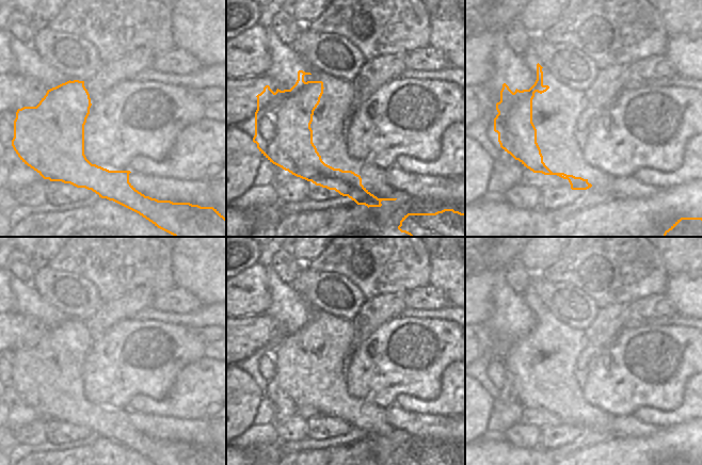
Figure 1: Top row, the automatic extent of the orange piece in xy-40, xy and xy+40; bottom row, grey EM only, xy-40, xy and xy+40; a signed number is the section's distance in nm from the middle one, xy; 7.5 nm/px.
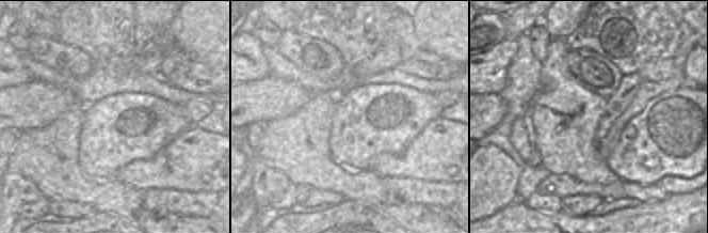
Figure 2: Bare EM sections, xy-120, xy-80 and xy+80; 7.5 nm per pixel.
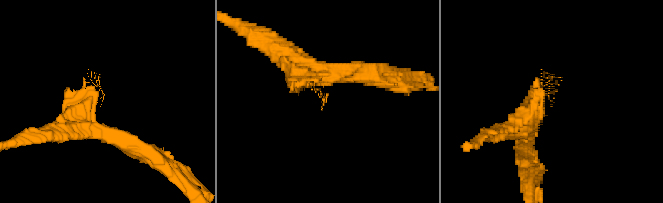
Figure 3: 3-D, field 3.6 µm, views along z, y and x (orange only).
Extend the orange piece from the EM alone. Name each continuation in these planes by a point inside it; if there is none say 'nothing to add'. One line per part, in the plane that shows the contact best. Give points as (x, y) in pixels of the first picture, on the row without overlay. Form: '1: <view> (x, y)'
1: xy+40 (553, 336)

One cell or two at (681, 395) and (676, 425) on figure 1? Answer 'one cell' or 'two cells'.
one cell

